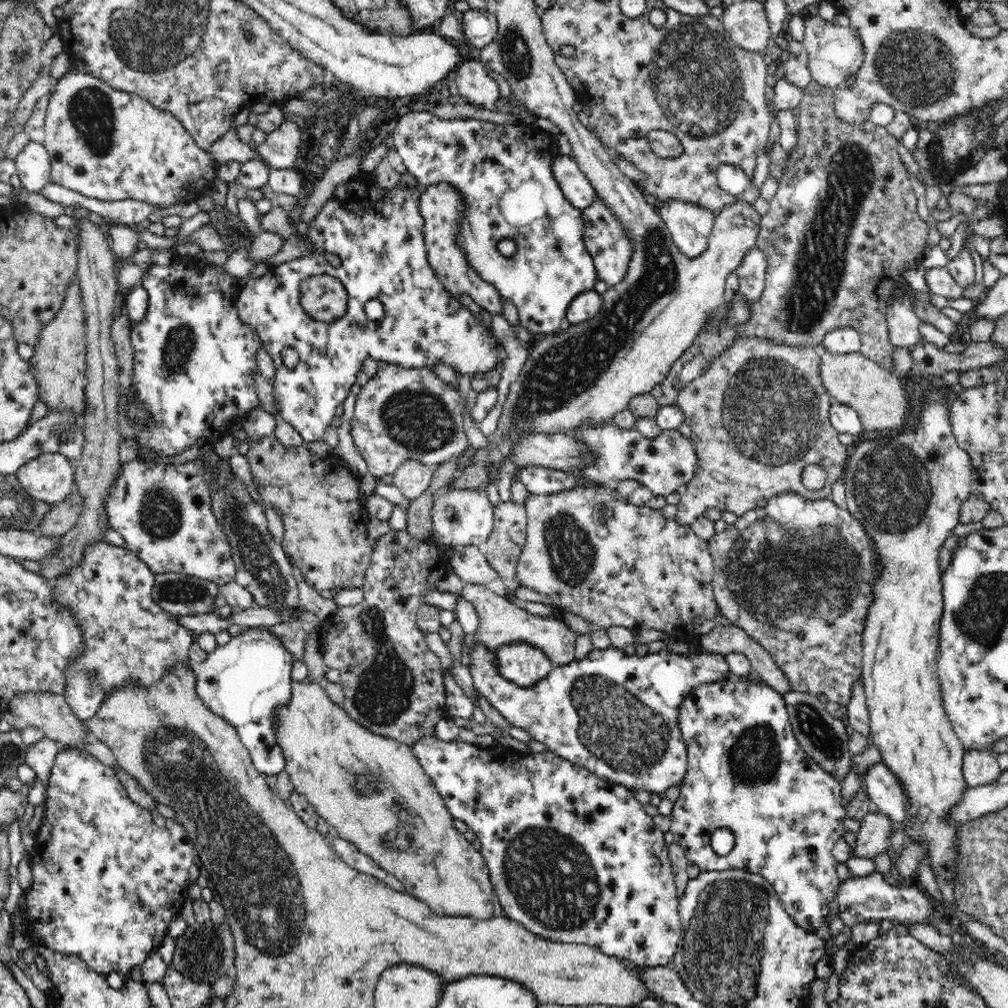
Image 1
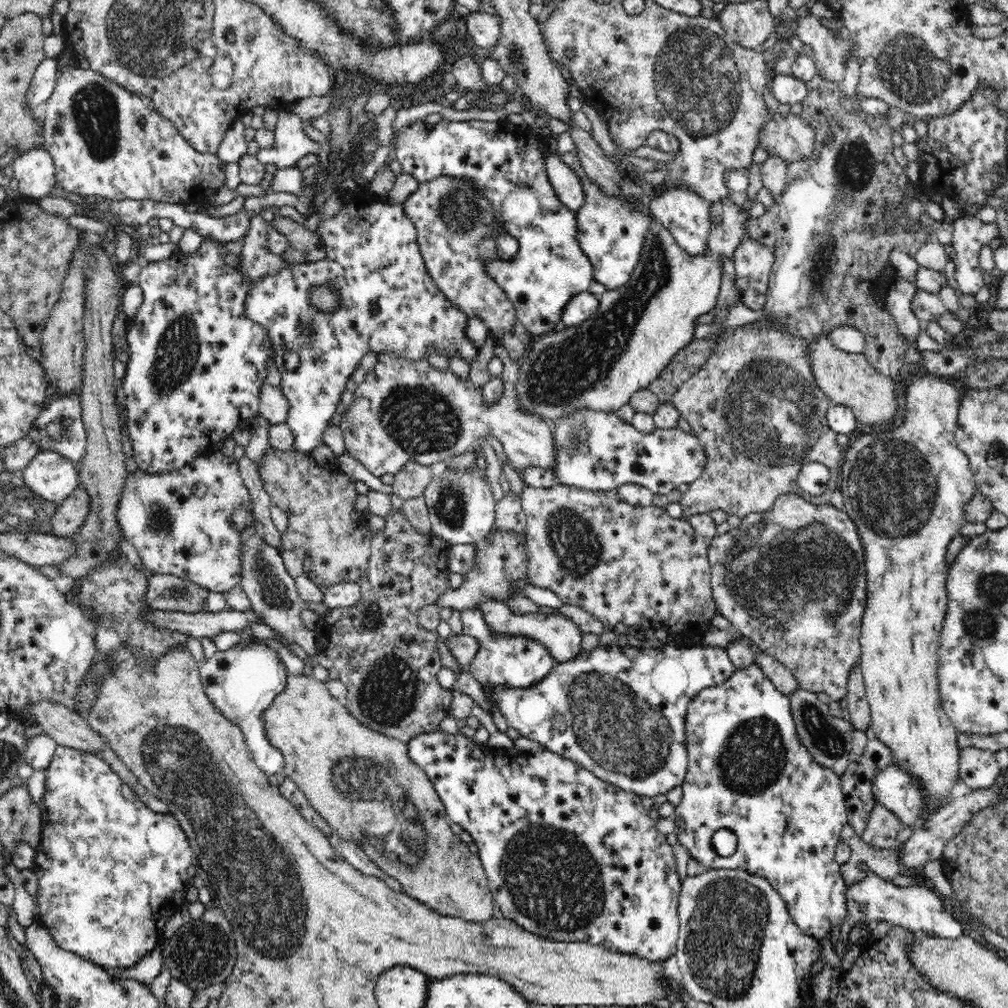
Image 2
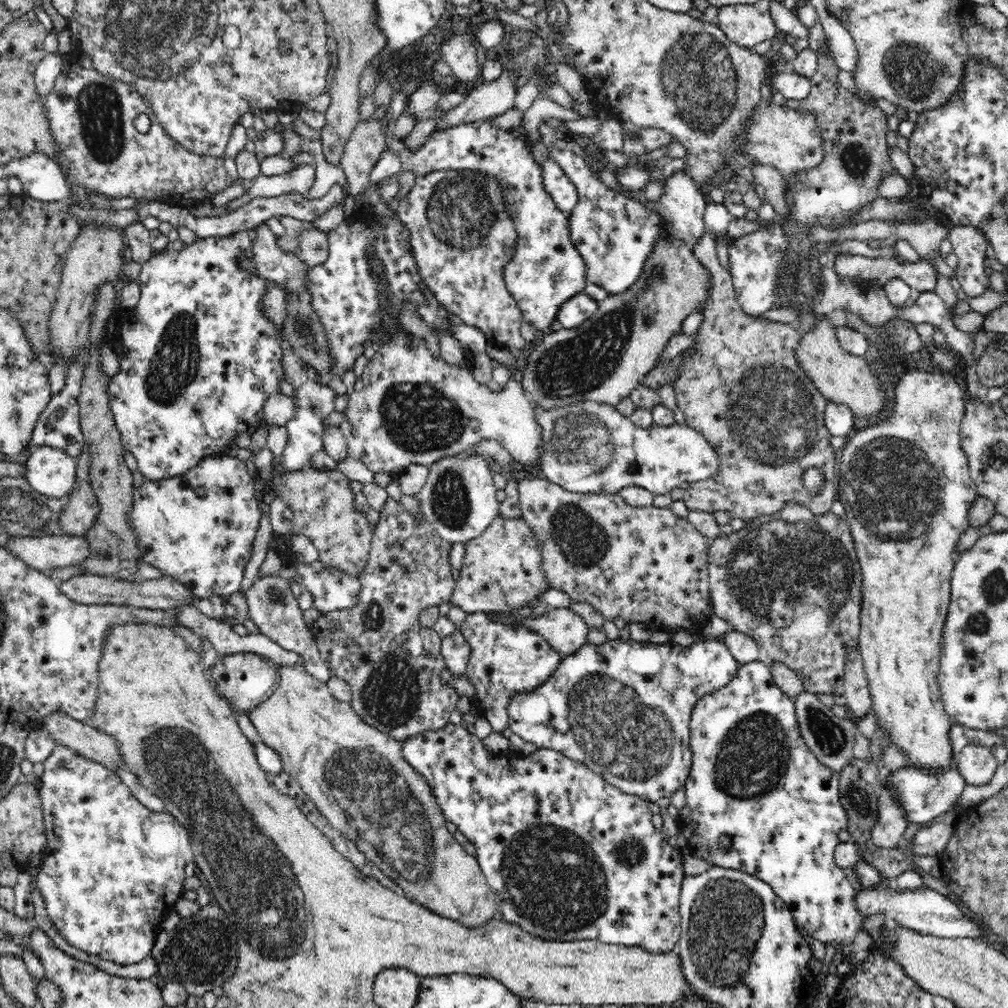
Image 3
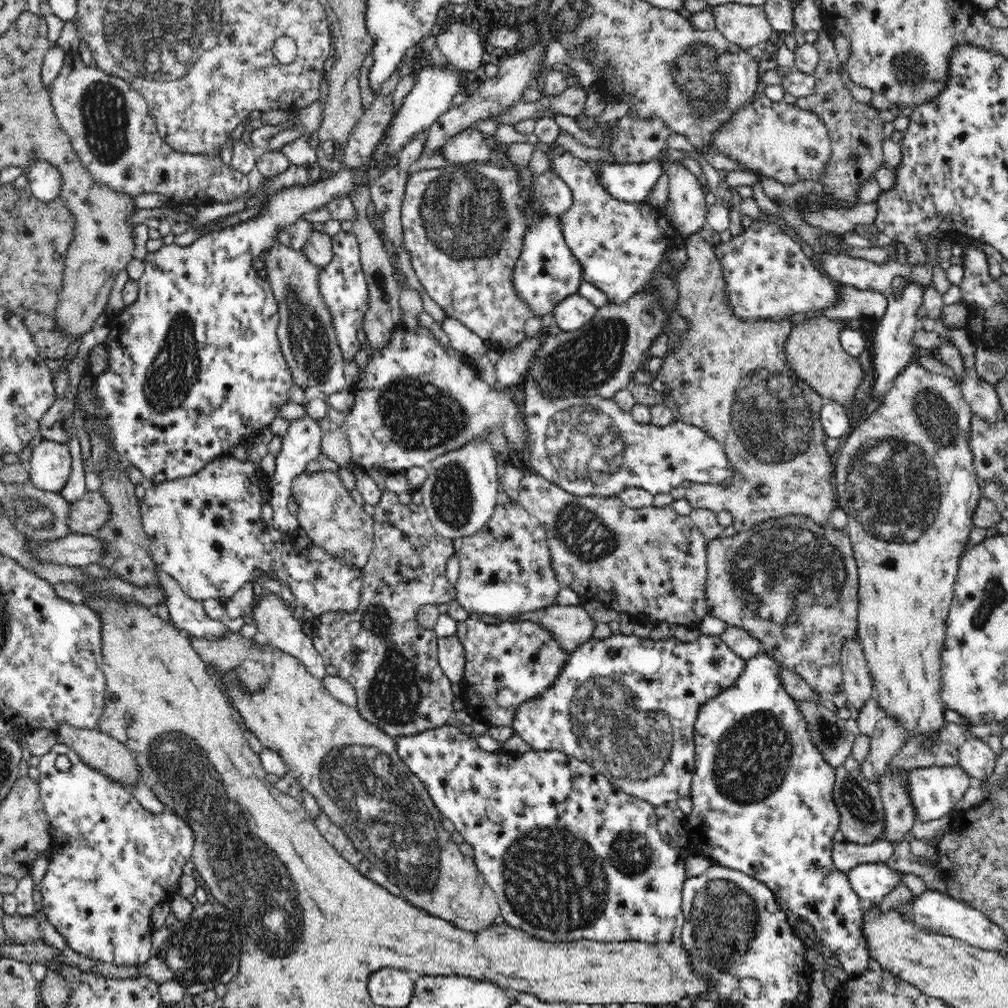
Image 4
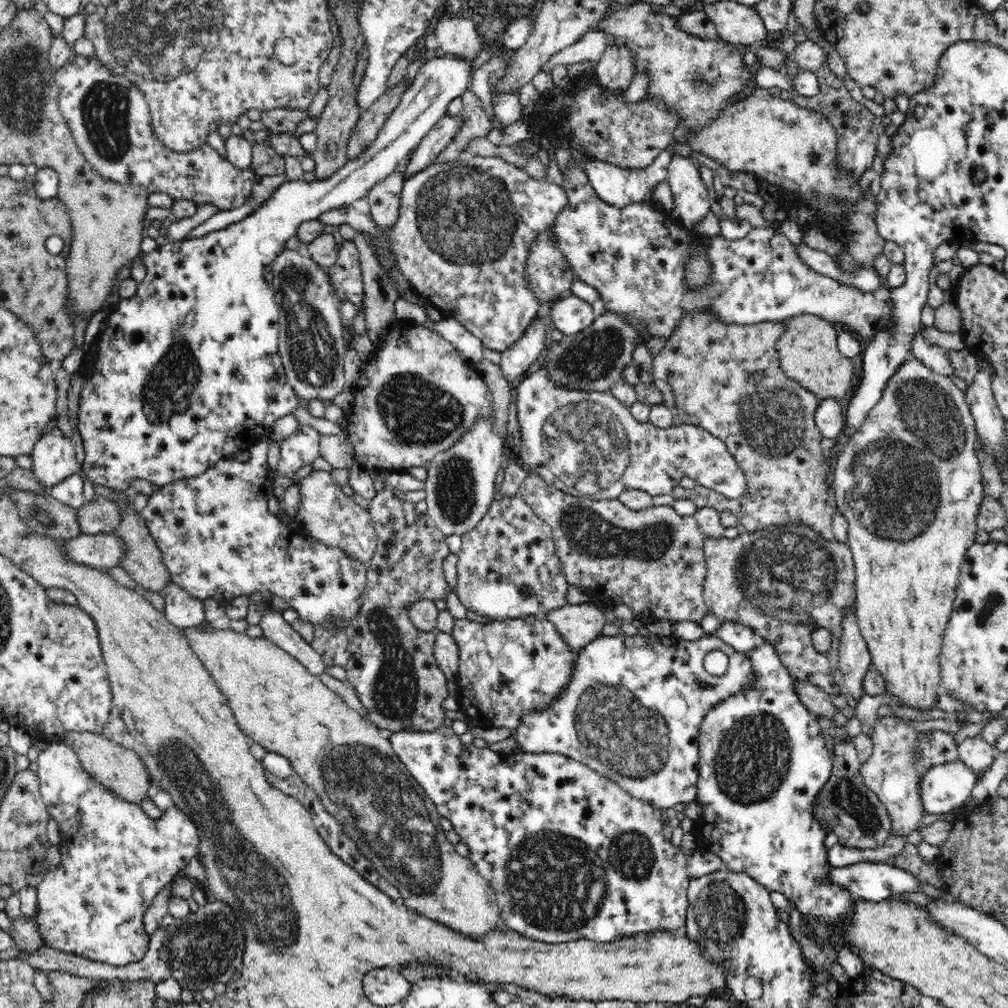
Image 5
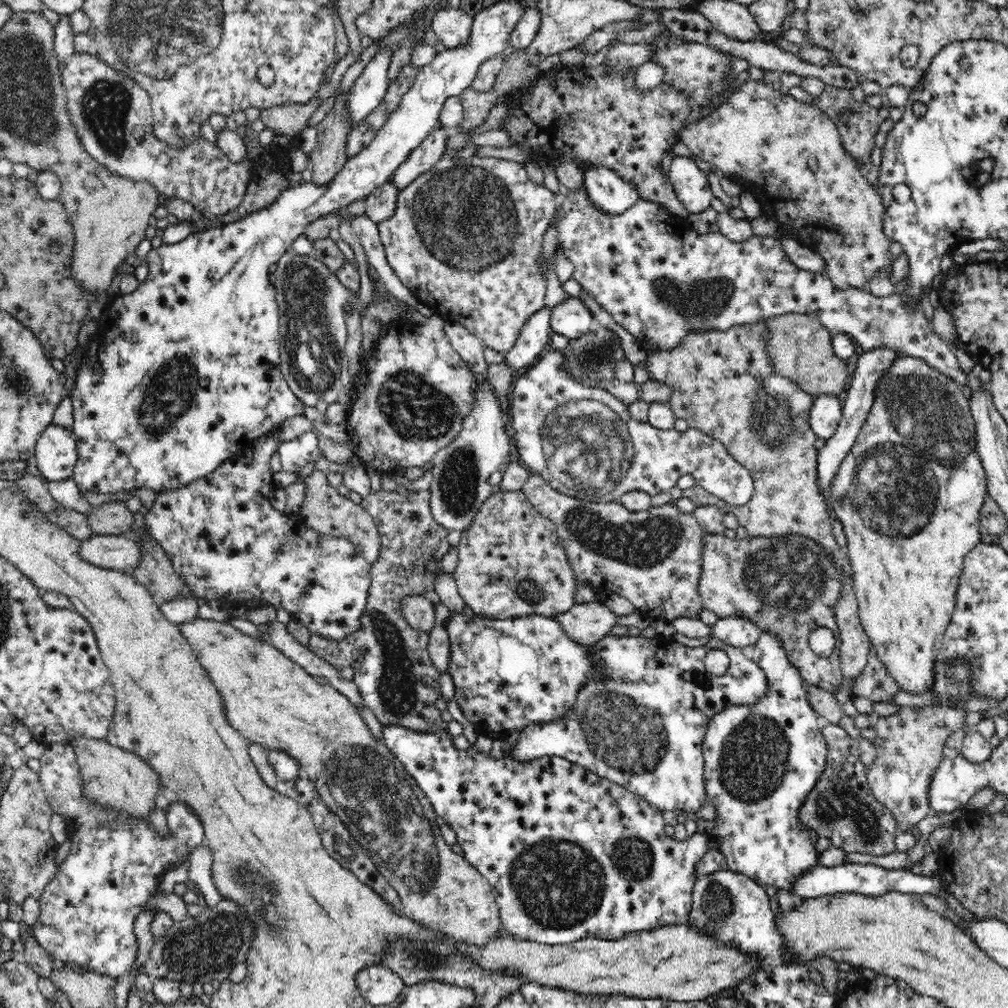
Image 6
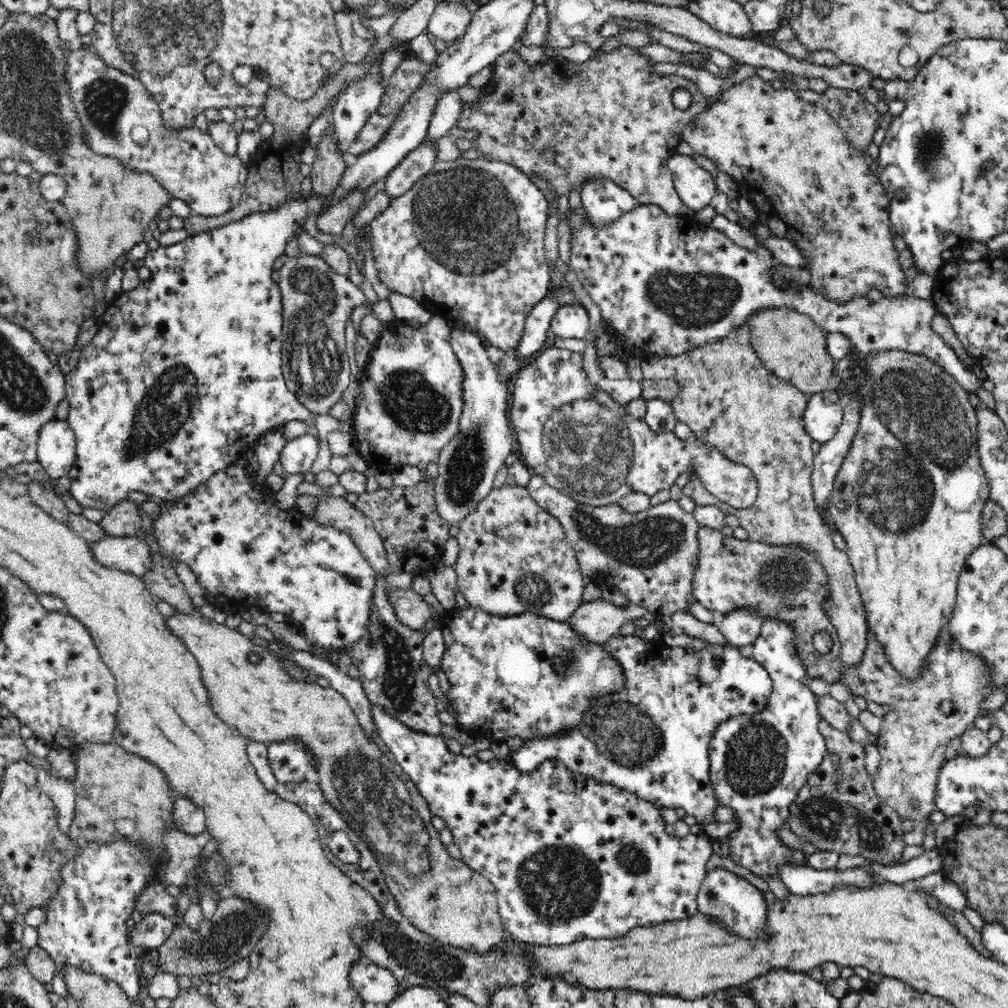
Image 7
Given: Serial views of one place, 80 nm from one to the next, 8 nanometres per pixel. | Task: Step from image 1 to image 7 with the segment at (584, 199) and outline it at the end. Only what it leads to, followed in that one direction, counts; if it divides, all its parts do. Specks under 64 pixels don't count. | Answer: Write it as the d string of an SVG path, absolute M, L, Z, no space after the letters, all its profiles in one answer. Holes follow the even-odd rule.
M457 159L454 161L438 161L434 168L417 180L408 192L392 200L384 212L378 213L368 226L369 244L375 258L378 278L386 284L390 292L398 292L414 298L433 315L445 318L449 324L462 320L469 328L480 332L492 346L511 353L520 340L525 320L535 304L542 302L550 285L550 267L544 253L544 232L547 223L548 201L542 190L532 183L518 165L510 161L481 159Z

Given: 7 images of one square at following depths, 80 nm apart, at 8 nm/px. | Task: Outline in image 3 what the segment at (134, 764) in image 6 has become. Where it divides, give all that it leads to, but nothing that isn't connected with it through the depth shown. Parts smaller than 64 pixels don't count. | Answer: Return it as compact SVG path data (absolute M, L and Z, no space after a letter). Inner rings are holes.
M64 710L47 714L41 727L58 744L71 748L80 756L102 762L112 772L117 773L120 766L125 766L112 735L100 732L92 724L68 716Z

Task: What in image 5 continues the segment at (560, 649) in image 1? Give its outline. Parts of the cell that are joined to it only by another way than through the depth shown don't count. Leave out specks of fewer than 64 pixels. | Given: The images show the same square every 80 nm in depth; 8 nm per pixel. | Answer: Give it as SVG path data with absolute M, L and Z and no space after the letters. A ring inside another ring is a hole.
M593 602L568 604L550 610L544 617L552 622L574 651L579 651L589 641L600 637L602 628L611 621L606 619L606 613L600 609L600 605Z

